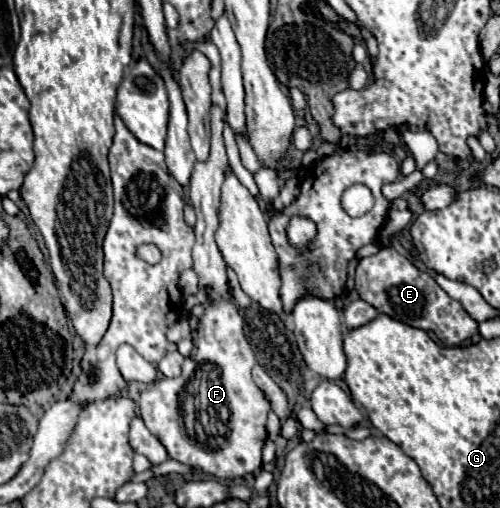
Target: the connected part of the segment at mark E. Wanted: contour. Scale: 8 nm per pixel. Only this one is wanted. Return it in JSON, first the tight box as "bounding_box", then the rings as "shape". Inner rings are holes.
{"bounding_box":[355,247,479,345],"shape":[[[383,247],[377,255],[361,259],[355,275],[355,291],[363,301],[371,303],[379,313],[385,313],[405,325],[431,331],[445,345],[459,345],[479,331],[479,323],[463,309],[459,301],[451,299],[429,273],[419,271],[393,247]]]}

